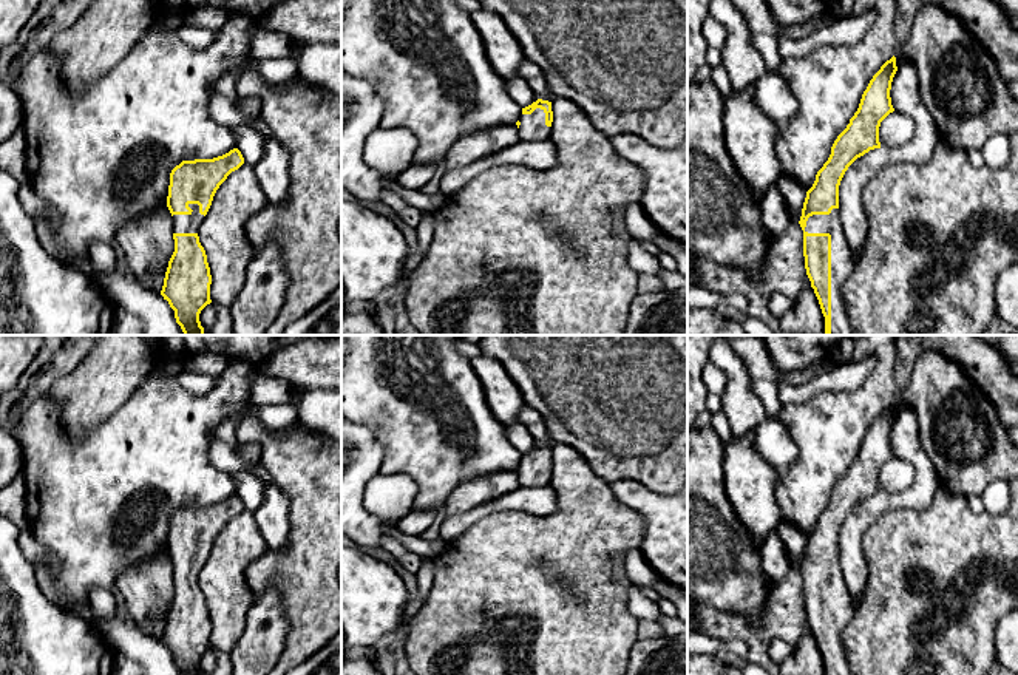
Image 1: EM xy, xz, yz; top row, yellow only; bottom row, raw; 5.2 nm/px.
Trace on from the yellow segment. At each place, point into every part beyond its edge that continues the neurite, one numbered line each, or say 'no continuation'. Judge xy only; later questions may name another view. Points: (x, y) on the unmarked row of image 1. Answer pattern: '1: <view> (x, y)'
1: xy (181, 569)

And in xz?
1: xz (532, 473)

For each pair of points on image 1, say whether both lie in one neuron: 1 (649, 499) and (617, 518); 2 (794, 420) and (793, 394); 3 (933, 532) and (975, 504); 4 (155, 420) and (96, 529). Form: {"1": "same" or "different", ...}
{"1": "different", "2": "different", "3": "different", "4": "same"}

